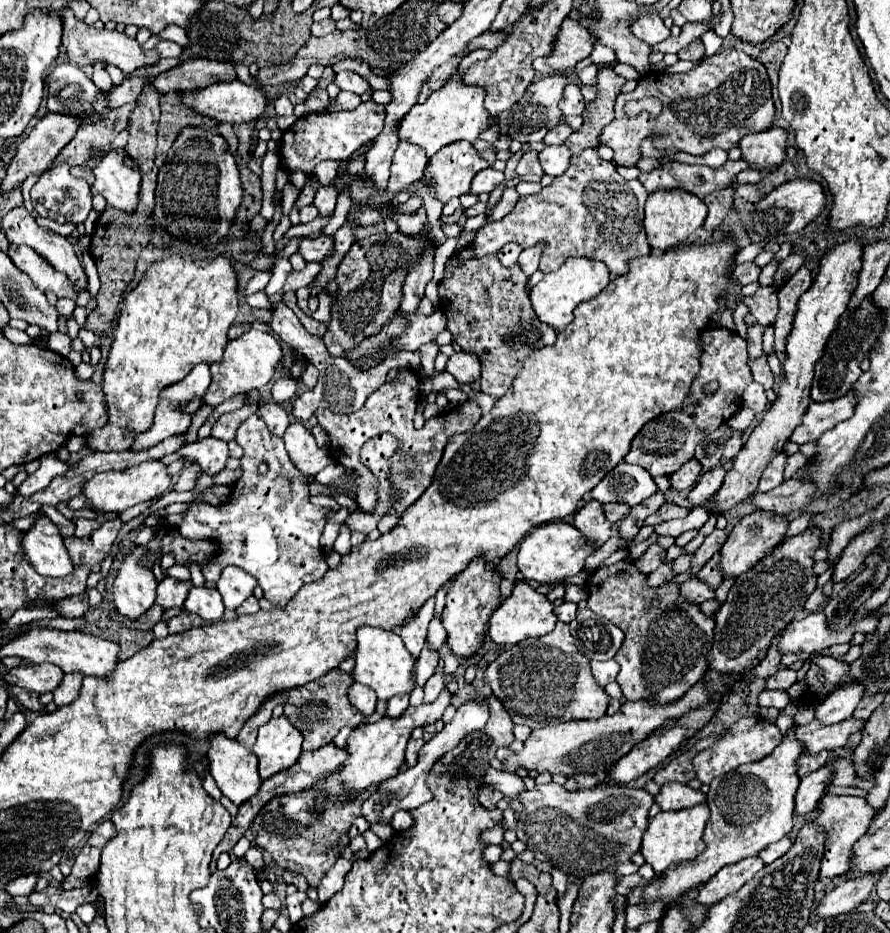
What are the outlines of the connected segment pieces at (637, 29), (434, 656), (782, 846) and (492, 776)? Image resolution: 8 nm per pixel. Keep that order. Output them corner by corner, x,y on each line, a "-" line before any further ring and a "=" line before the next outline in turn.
645,15
639,17
633,25
631,25
631,33
641,39
647,45
655,45
663,39
667,39
671,35
671,31
663,25
663,19
659,15
=
425,641
425,647
421,651
421,657
417,659
415,663
415,669
413,669
413,683
415,687
423,687
427,683
427,679
435,673
435,669
439,667
439,649
433,649
429,645
429,641
=
783,837
783,839
779,839
777,843
771,843
771,845
767,845
761,853
759,853
759,857
769,865
769,863
773,863
775,859
779,859
779,857
783,857
787,851
789,851
789,847
791,847
791,841
789,841
789,837
=
489,769
489,773
485,773
485,783
499,789
511,801
515,801
519,797
519,793
525,791
525,783
517,773
505,773
505,771

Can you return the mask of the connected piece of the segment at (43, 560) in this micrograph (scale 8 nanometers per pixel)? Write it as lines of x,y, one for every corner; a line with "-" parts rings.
39,513
33,527
23,533
21,547
39,575
65,577
73,571
73,563
65,551
59,529
45,513

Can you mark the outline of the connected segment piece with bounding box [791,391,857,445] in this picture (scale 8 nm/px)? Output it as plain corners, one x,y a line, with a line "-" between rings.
851,391
833,401
825,401
825,403
811,401
803,415
803,423
793,431
791,441
795,441
797,445
807,441
817,441
825,431
849,419
853,415
855,405
857,405
857,397

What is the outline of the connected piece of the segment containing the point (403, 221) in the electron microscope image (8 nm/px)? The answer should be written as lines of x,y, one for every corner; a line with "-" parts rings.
423,207
418,209
415,215
399,215
399,213
393,213
391,217
397,221
399,231
409,233
409,235
421,235
421,229
423,229
423,225
427,221

